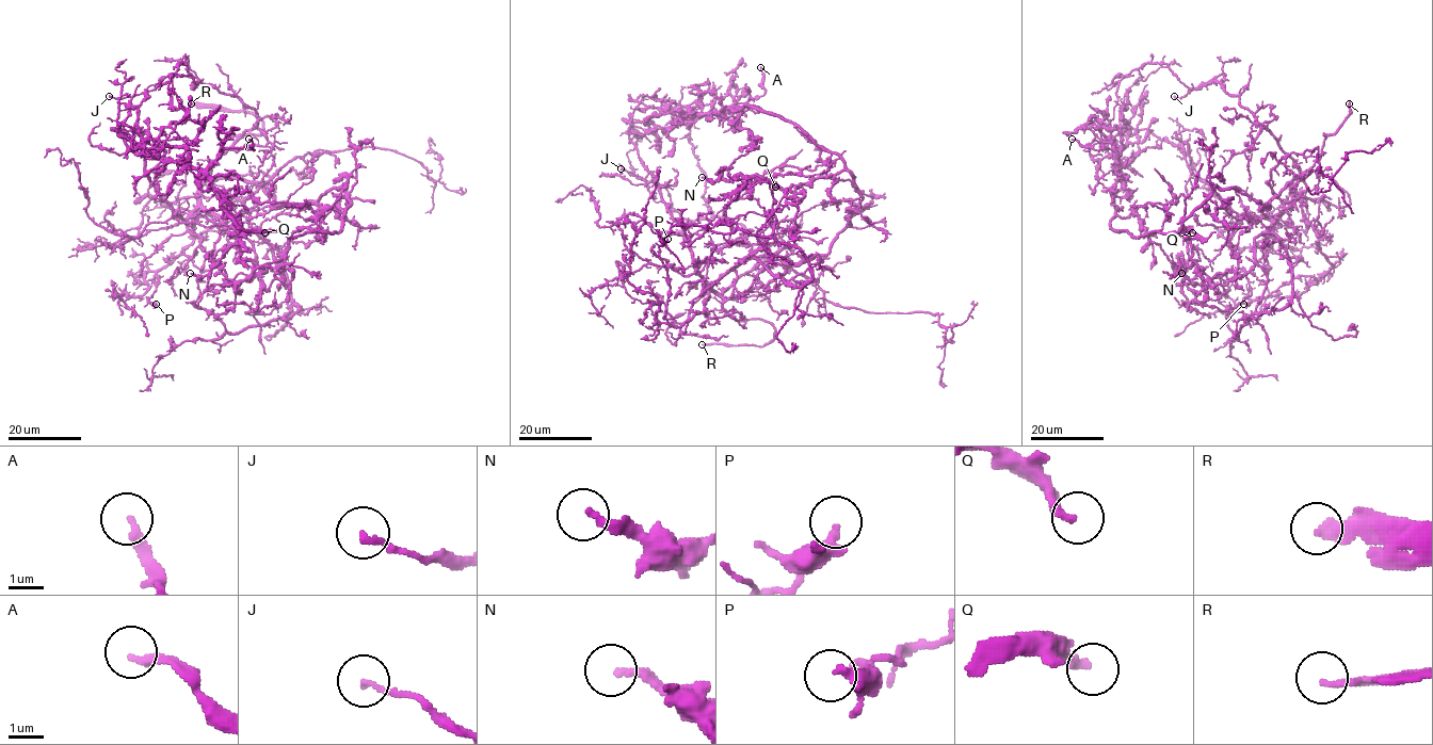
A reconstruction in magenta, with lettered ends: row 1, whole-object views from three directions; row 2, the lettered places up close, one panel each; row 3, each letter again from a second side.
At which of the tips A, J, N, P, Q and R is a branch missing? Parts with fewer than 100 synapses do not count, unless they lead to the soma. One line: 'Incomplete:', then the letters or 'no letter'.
Incomplete: R

